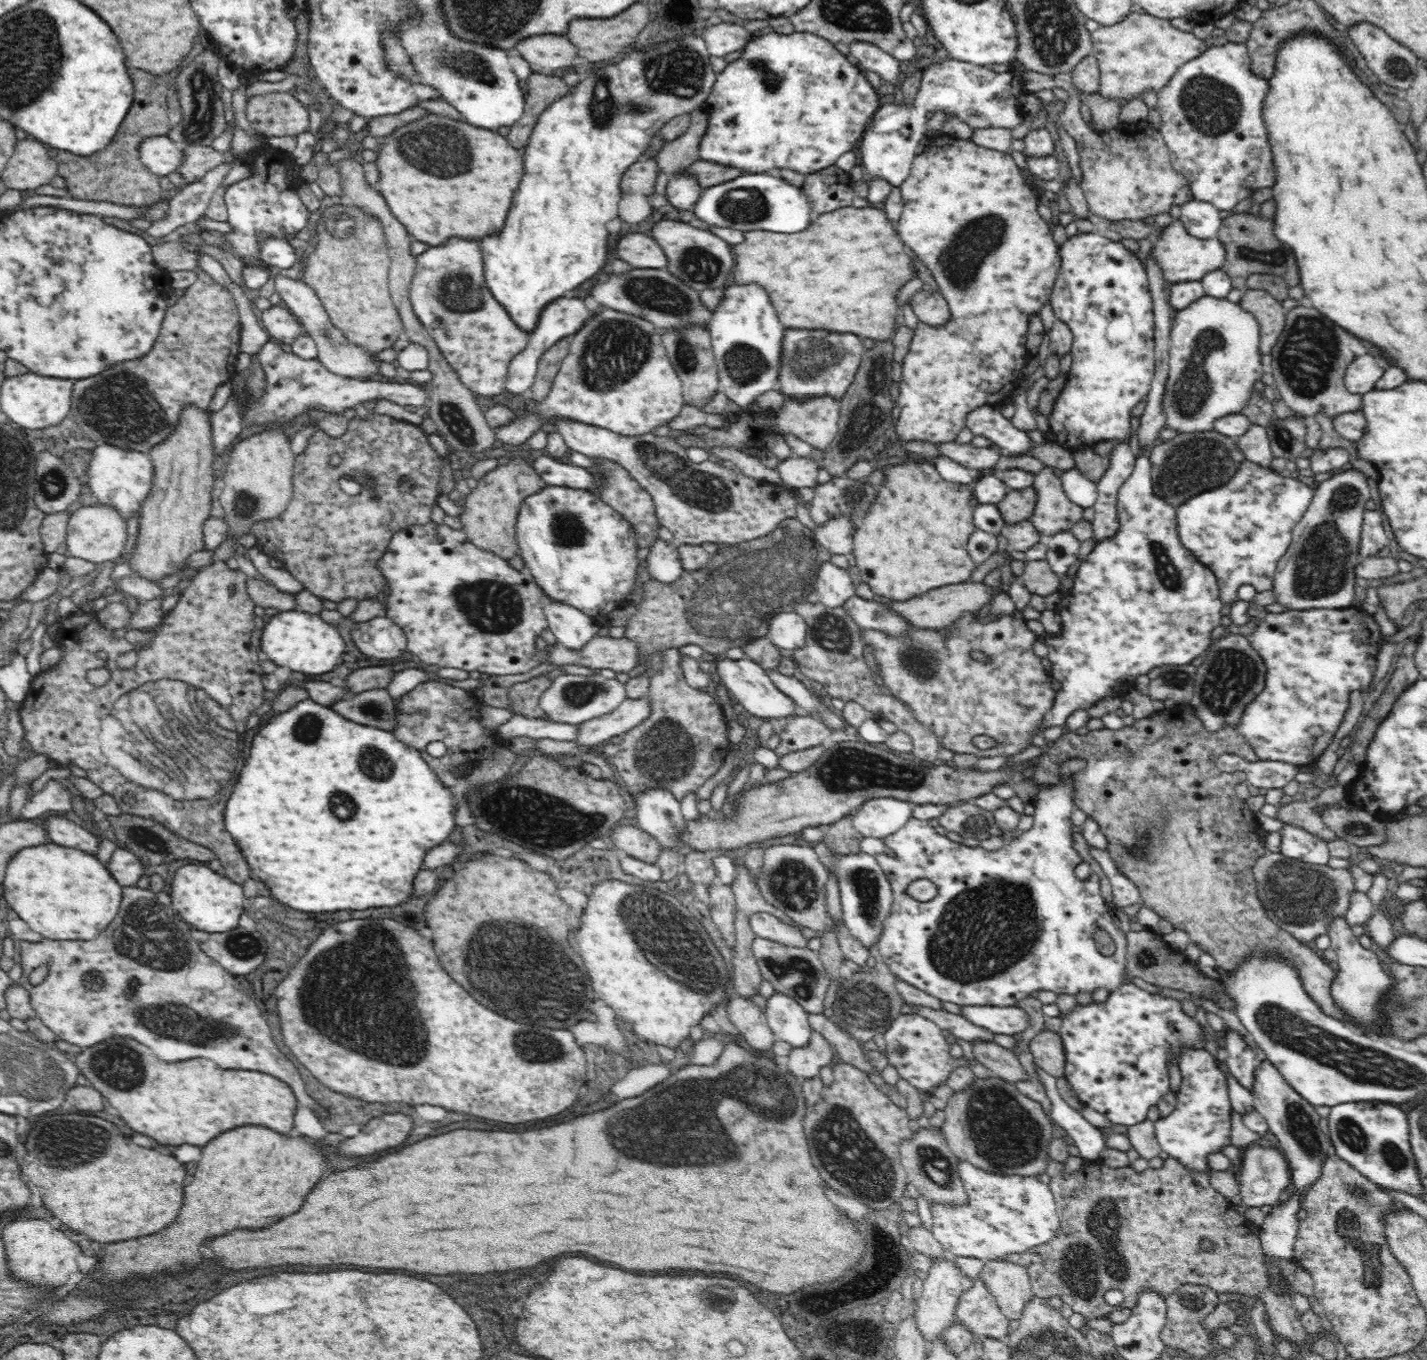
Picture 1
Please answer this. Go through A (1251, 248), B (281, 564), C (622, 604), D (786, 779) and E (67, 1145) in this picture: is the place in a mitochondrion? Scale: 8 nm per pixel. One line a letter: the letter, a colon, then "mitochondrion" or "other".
A: mitochondrion
B: other
C: other
D: other
E: mitochondrion

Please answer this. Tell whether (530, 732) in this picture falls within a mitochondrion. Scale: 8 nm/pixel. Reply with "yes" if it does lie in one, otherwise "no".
no

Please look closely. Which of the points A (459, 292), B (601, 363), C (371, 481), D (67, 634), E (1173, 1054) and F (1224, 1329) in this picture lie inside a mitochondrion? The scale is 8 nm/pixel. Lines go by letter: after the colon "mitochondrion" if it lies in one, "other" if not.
A: mitochondrion
B: mitochondrion
C: mitochondrion
D: other
E: other
F: other

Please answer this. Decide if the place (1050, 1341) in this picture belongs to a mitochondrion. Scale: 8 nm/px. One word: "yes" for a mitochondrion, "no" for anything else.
yes

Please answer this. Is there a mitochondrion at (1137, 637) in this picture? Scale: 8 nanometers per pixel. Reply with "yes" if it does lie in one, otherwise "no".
no

